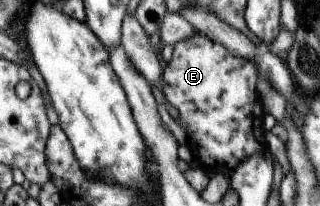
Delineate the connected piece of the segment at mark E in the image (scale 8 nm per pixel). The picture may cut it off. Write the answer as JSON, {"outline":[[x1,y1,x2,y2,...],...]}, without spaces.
{"outline":[[194,32,190,37,172,45,171,59,163,65,160,89,168,105,176,109,177,124,187,134,186,144,197,167,210,177,213,173,230,173,246,158,262,154,265,129,262,127,264,109,255,90,256,69,252,60,235,56,223,45]]}

